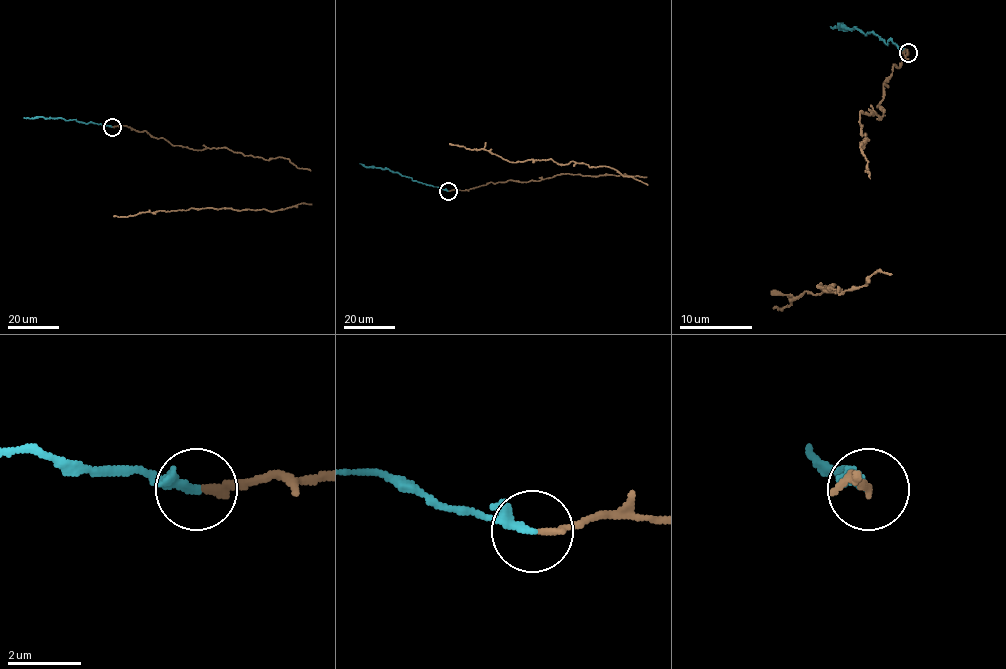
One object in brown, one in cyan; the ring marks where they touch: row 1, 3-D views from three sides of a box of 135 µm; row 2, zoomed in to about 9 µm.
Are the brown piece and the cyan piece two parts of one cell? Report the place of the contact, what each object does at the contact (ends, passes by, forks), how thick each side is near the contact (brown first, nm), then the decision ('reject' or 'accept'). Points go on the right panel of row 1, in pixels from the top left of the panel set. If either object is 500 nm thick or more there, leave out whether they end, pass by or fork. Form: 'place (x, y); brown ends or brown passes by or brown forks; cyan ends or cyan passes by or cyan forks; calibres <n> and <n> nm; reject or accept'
place (908, 53); brown ends; cyan ends; calibres 190 and 260 nm; reject

